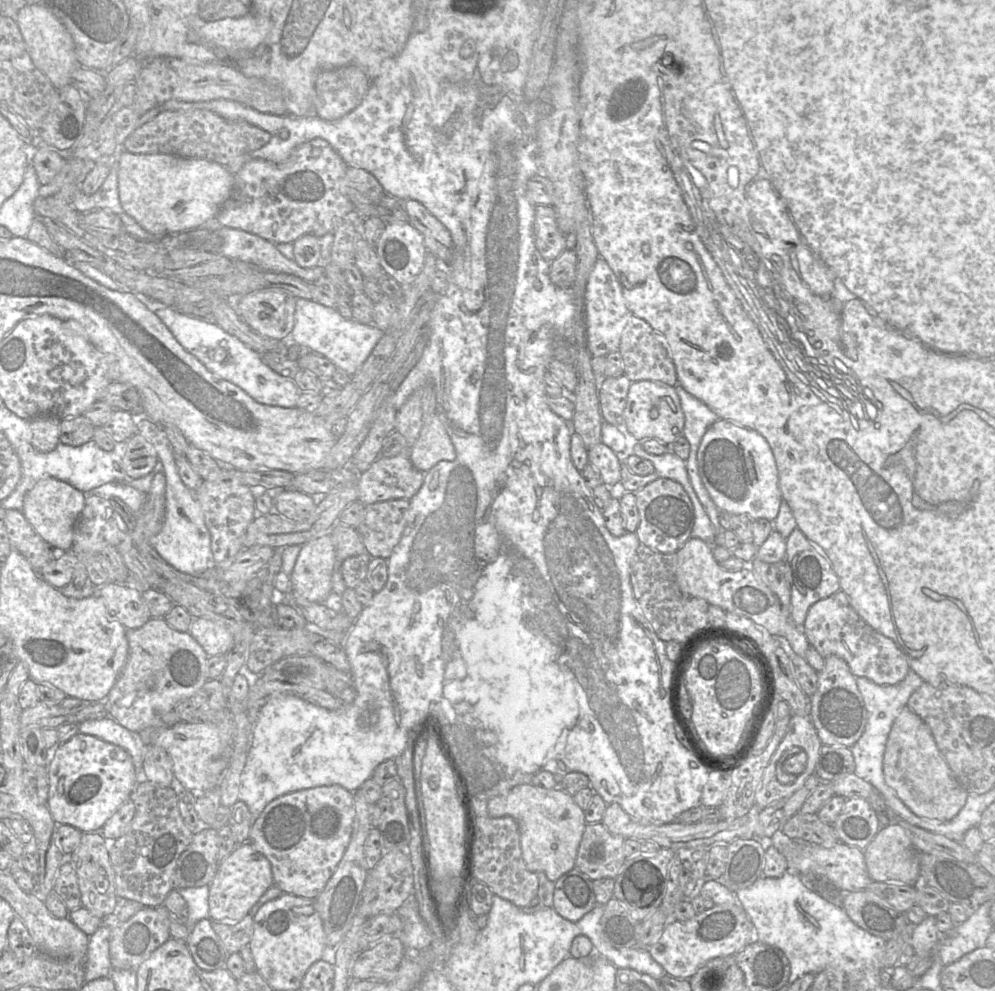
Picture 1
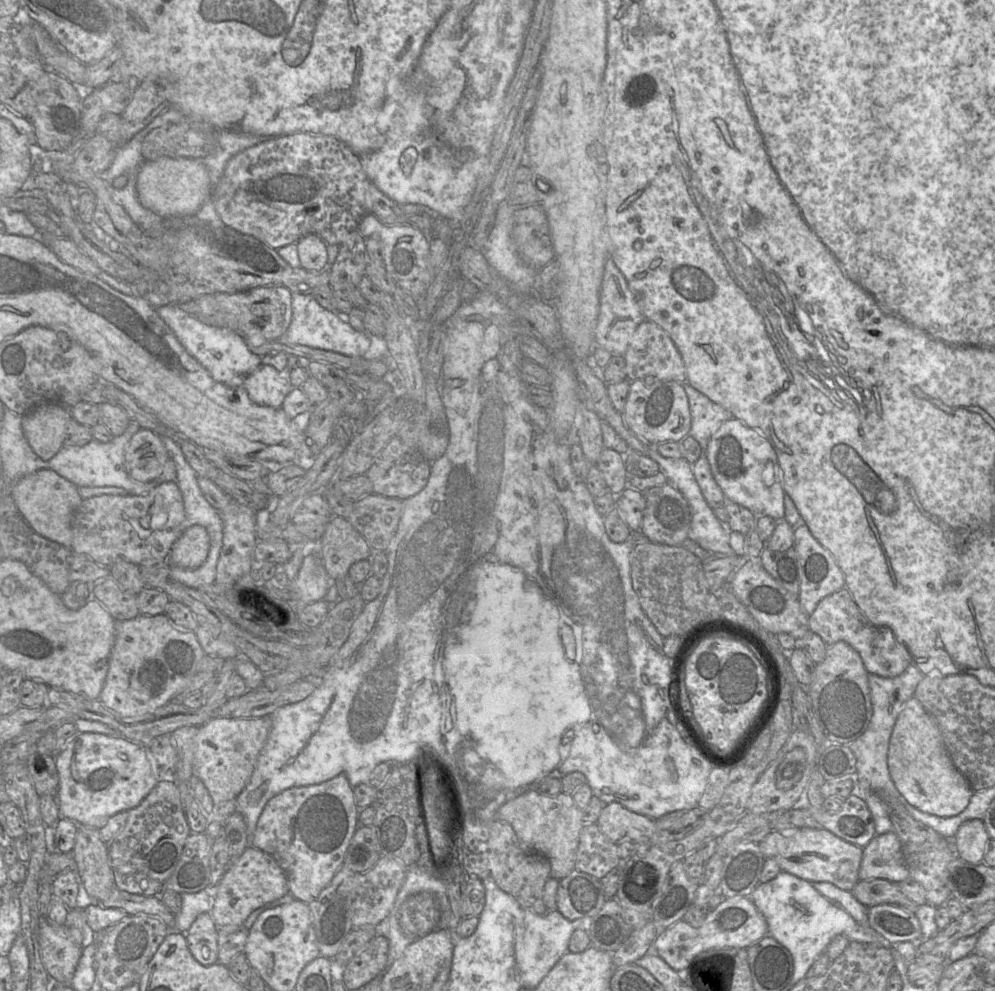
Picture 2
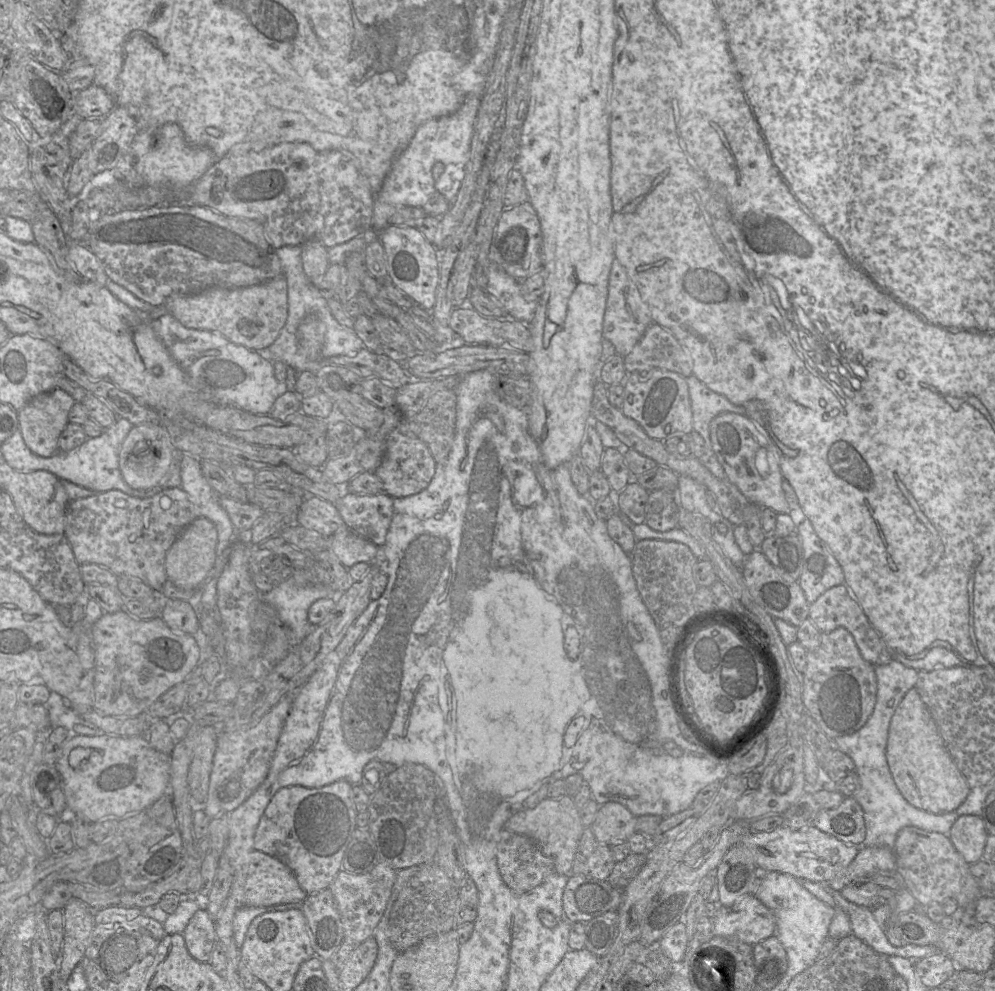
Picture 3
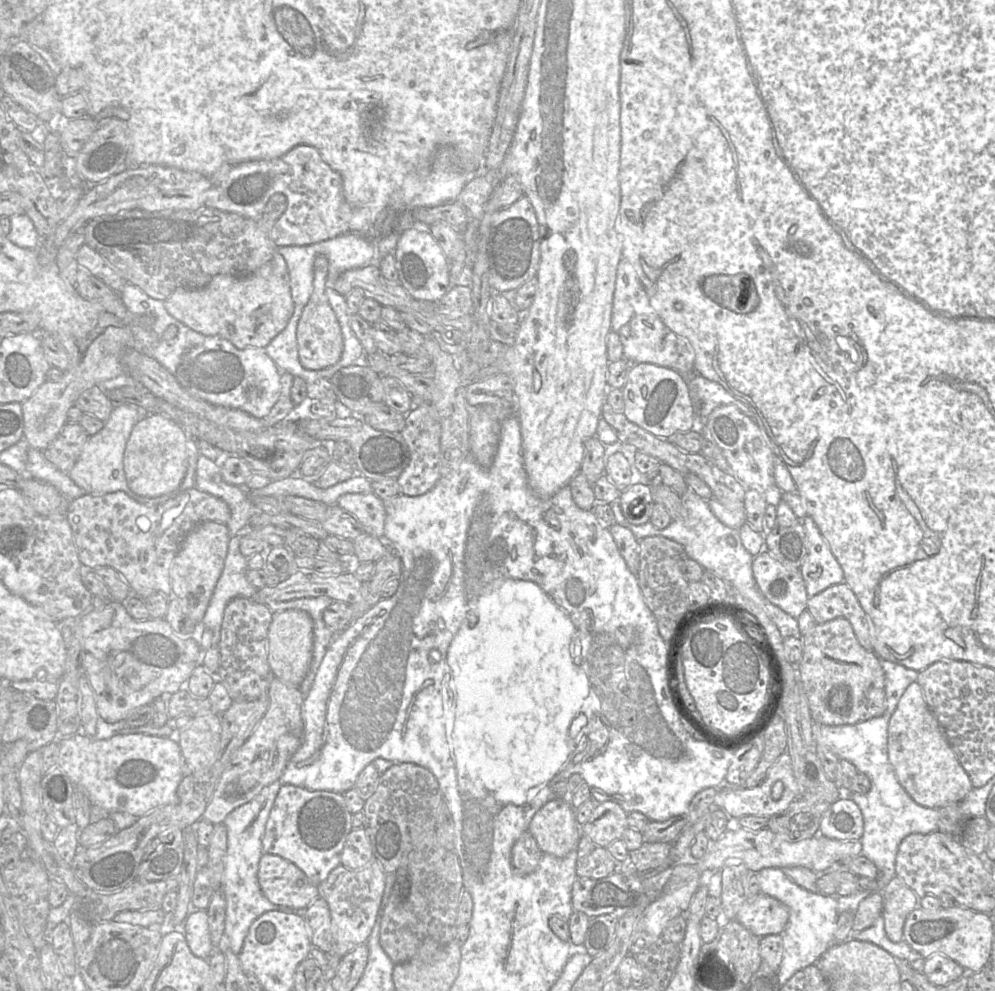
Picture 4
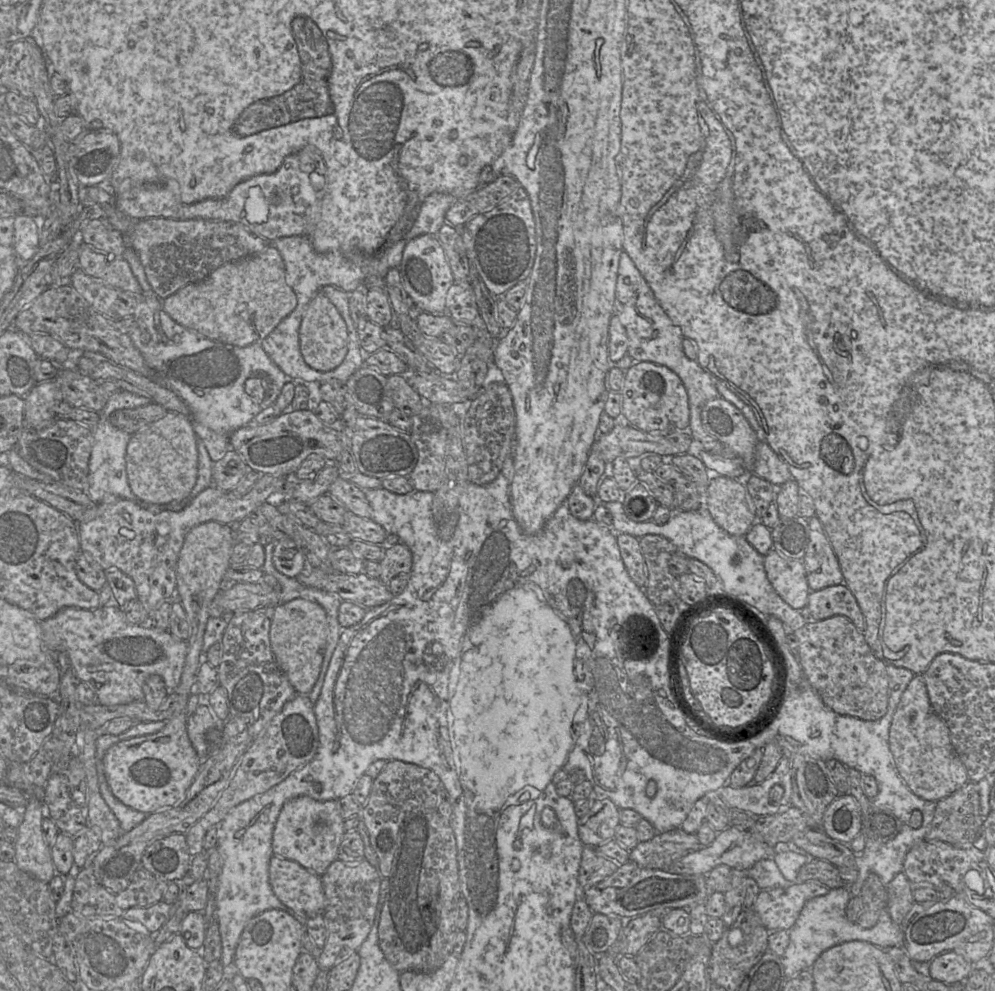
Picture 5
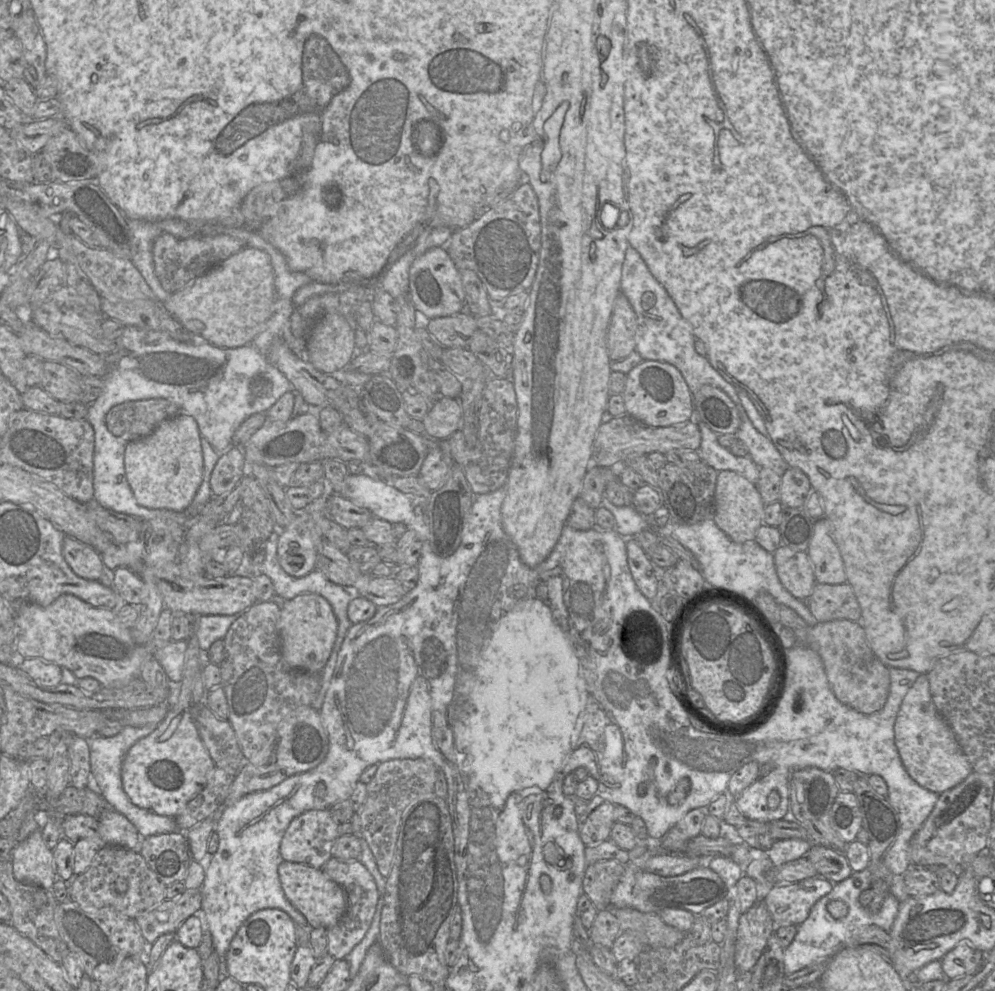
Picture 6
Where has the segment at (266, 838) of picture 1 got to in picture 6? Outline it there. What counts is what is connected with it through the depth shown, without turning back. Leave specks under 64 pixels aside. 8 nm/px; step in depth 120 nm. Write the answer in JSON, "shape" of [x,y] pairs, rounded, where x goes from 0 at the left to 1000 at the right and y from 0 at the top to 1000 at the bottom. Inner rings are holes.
{"shape":[[[331,816],[306,819],[286,839],[281,851],[282,865],[288,870],[324,877],[334,866],[341,832]]]}

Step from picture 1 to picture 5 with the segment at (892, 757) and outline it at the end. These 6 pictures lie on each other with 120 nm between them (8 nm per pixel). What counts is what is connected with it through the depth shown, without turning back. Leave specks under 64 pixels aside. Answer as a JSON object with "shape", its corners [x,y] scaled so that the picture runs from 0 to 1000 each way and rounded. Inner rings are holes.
{"shape":[[[928,681],[916,686],[898,719],[893,754],[905,784],[923,804],[942,809],[974,789],[971,775],[960,759],[950,729],[939,717]]]}

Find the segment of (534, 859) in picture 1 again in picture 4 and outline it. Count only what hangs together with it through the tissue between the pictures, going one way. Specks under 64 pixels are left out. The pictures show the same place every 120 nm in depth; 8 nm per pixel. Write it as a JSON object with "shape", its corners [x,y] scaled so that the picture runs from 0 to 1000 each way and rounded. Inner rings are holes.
{"shape":[[[556,806],[550,809],[536,823],[531,840],[538,846],[541,855],[546,861],[565,866],[573,859],[581,857],[585,844],[583,831],[579,827],[579,816],[571,806]]]}

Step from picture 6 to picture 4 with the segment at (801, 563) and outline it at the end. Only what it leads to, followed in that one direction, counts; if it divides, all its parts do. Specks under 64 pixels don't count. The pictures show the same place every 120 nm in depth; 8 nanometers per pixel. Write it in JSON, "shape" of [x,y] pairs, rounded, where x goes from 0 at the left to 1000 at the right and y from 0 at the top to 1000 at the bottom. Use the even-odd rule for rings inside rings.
{"shape":[[[769,552],[756,566],[756,577],[765,599],[777,610],[798,624],[811,615],[812,599],[804,573],[793,573],[779,564]]]}

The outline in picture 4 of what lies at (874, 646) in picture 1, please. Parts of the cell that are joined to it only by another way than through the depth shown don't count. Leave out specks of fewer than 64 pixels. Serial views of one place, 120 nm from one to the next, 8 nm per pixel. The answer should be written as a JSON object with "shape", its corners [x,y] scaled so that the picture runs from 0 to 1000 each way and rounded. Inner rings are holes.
{"shape":[[[849,587],[836,590],[813,602],[810,616],[821,630],[842,623],[851,625],[864,651],[870,656],[878,655],[871,621],[860,599]]]}

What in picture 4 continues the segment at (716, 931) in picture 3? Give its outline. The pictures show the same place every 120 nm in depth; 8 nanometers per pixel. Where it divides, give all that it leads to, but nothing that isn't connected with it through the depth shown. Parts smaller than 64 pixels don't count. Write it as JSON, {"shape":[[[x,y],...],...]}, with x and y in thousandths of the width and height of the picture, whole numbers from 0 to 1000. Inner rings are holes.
{"shape":[[[770,902],[752,906],[739,927],[763,947],[785,942],[793,927],[793,917],[783,908]]]}

